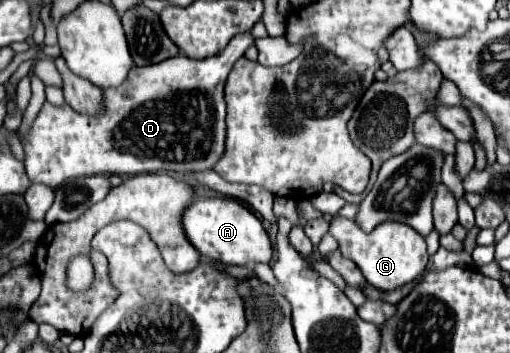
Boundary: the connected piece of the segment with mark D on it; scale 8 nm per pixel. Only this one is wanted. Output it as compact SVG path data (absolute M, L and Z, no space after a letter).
M250 32L236 34L228 46L210 58L192 60L184 54L168 58L152 66L134 66L126 80L112 88L102 90L104 94L104 112L100 114L82 114L72 110L68 104L54 106L44 102L40 108L30 134L22 140L26 150L26 174L32 182L40 182L56 190L68 178L92 176L92 174L124 174L134 176L142 172L200 172L212 170L214 164L224 154L226 140L226 102L224 102L224 84L234 62L244 56L246 50L254 44Z

